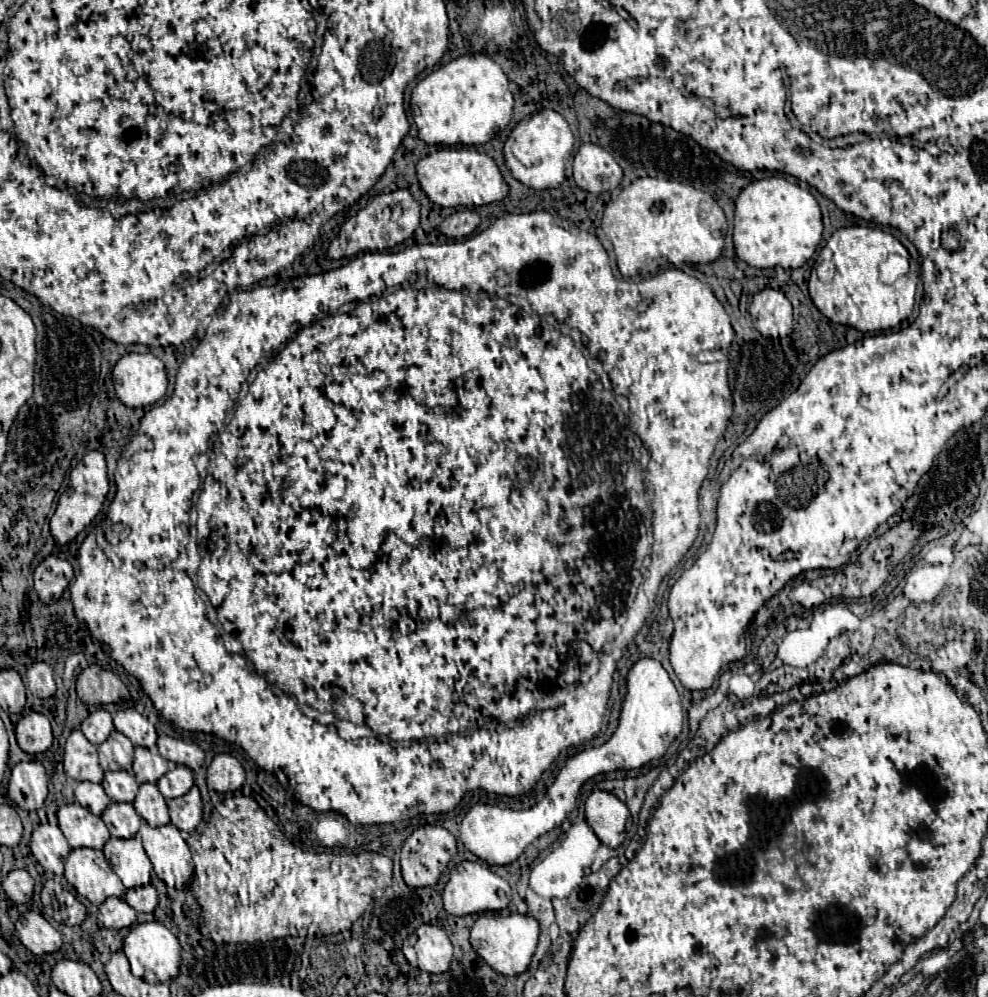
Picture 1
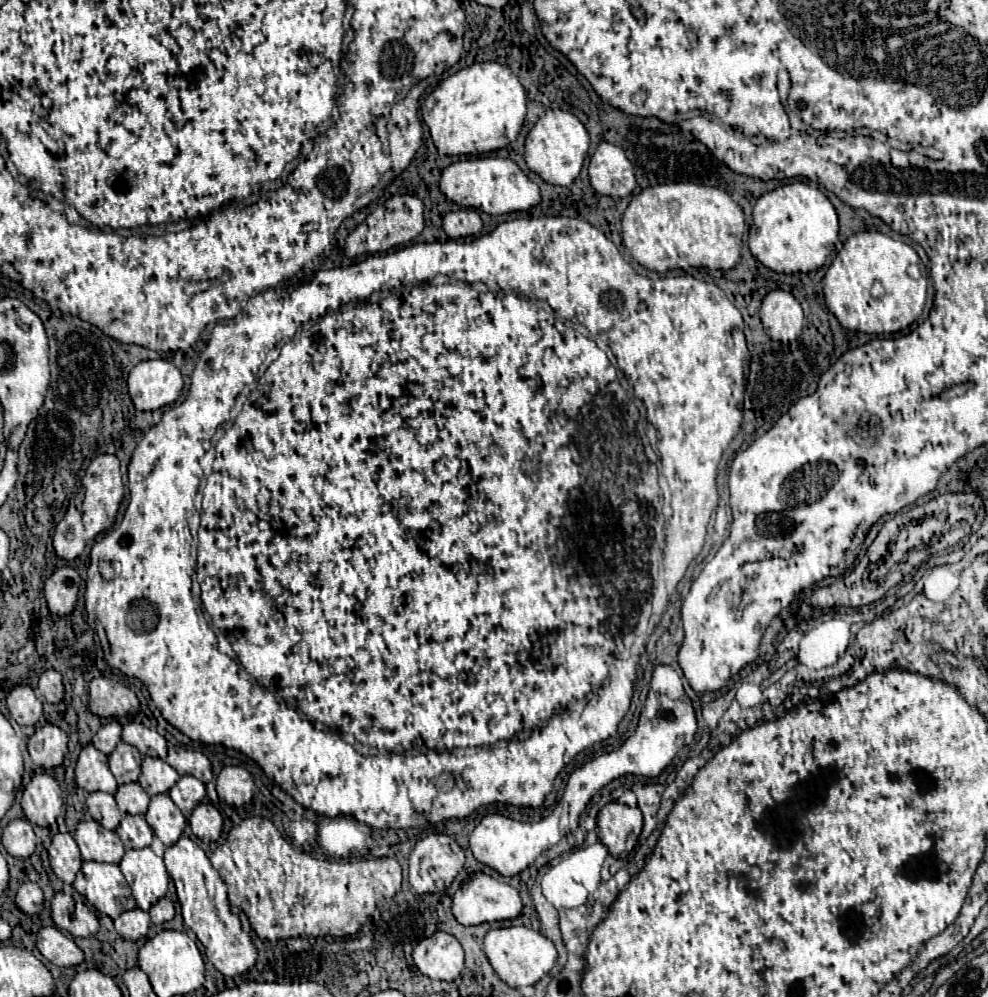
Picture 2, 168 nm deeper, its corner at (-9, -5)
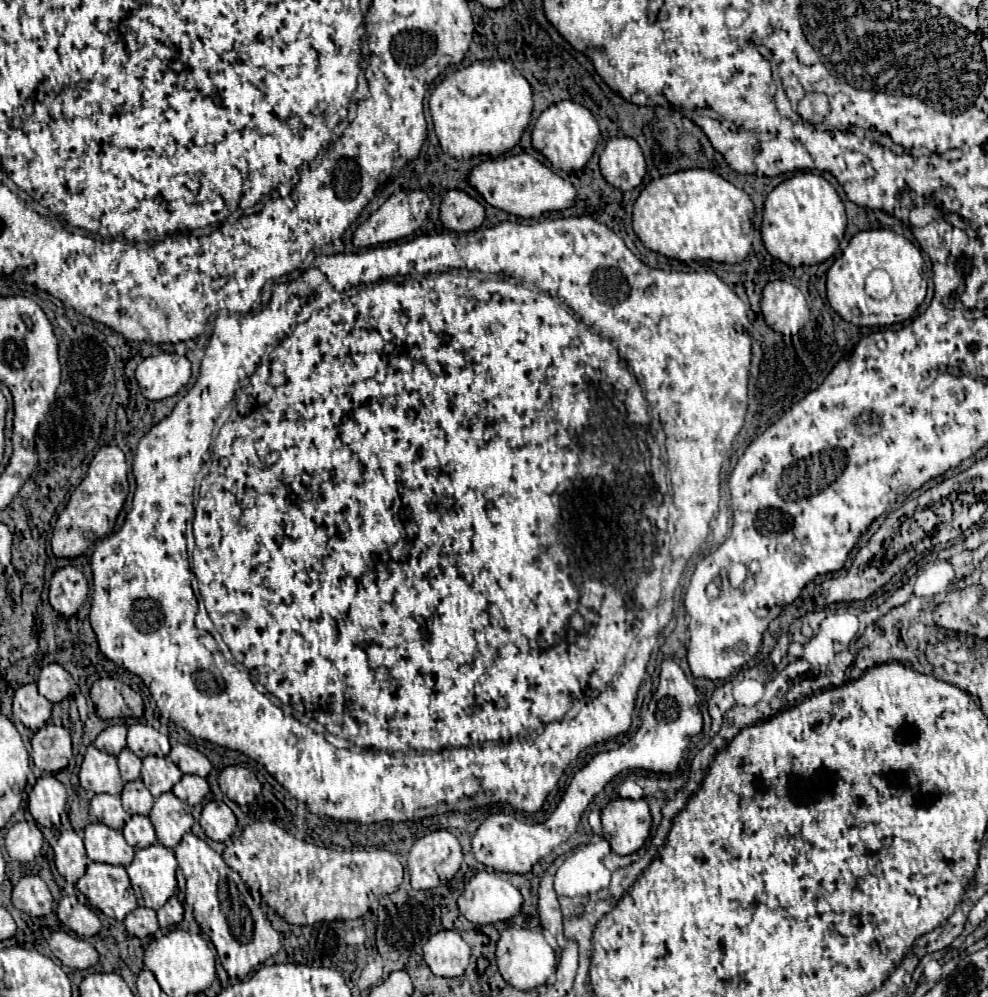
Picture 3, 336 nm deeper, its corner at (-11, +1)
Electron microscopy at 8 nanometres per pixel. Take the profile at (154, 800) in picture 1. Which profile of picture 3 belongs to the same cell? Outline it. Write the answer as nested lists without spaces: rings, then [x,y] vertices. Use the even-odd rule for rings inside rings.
[[[166,792],[156,798],[150,812],[150,822],[154,824],[156,838],[168,848],[176,848],[186,832],[190,832],[194,818],[192,808],[176,798],[172,792]]]

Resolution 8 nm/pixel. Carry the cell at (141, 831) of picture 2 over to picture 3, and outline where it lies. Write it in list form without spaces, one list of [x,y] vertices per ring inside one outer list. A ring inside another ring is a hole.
[[[130,816],[130,820],[124,826],[124,838],[132,848],[148,848],[156,842],[154,826],[148,816]]]

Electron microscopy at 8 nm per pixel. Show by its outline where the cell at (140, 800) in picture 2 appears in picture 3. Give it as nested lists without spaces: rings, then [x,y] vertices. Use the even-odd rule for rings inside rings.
[[[136,780],[136,782],[128,782],[124,786],[124,790],[122,790],[122,804],[124,804],[124,810],[128,814],[148,816],[150,810],[152,810],[154,798],[152,798],[150,790],[144,786],[144,782]]]

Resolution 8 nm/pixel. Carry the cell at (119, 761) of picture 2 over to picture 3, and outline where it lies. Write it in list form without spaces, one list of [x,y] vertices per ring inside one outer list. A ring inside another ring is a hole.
[[[124,748],[118,756],[118,768],[120,768],[120,774],[122,774],[122,780],[124,782],[132,782],[132,780],[138,780],[140,778],[140,768],[142,768],[142,760],[130,752],[128,748]]]

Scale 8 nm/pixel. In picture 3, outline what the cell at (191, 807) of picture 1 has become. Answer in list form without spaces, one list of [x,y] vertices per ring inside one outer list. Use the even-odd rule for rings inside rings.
[[[212,800],[202,810],[200,826],[208,838],[226,842],[236,830],[236,816],[222,800]]]

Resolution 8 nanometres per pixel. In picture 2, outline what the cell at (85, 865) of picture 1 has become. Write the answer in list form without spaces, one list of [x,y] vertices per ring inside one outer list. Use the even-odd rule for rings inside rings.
[[[84,862],[74,888],[102,914],[110,918],[120,916],[126,910],[136,908],[132,890],[126,884],[120,868],[106,862]]]

